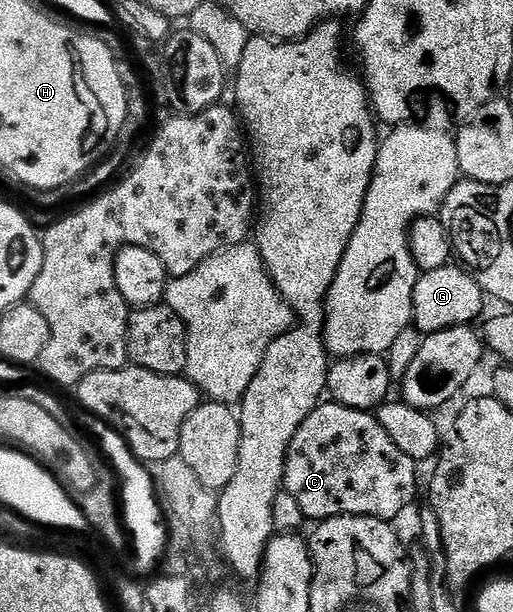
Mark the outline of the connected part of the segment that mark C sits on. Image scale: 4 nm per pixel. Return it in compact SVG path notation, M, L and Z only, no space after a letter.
M324 400L310 416L306 416L306 420L302 420L298 432L294 432L294 440L290 440L283 489L298 500L305 519L316 518L317 523L342 516L393 520L416 498L416 470L417 462L390 440L375 413Z

